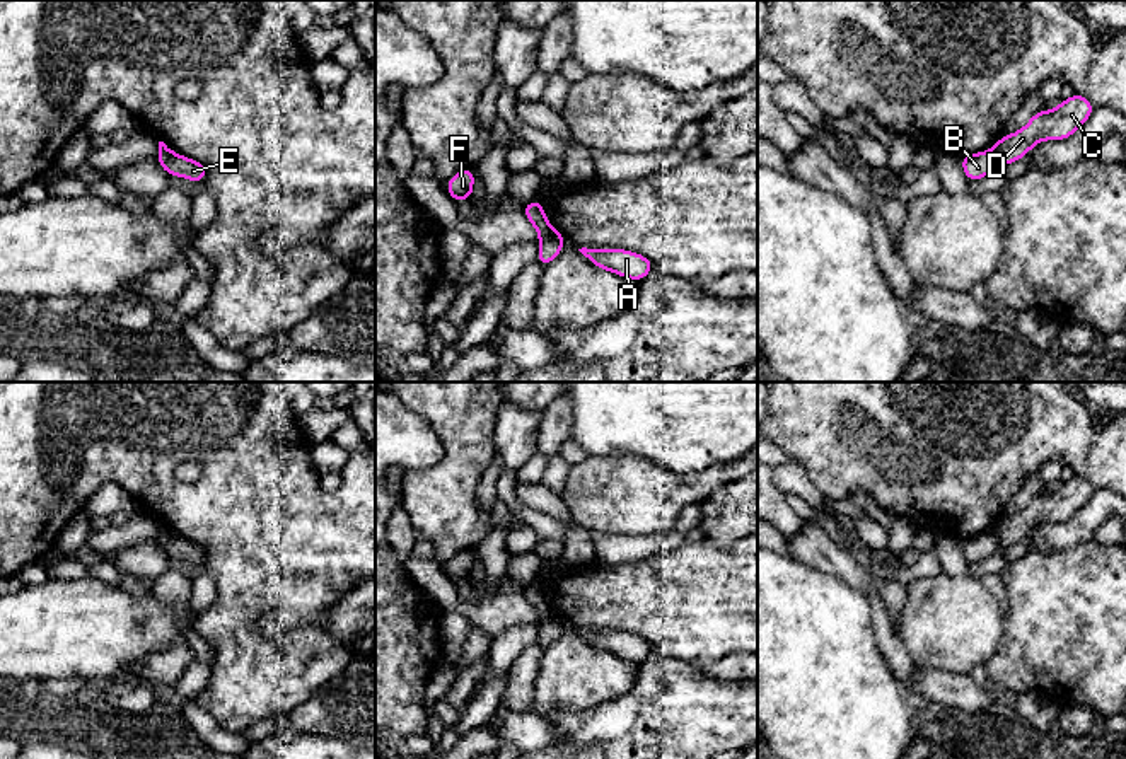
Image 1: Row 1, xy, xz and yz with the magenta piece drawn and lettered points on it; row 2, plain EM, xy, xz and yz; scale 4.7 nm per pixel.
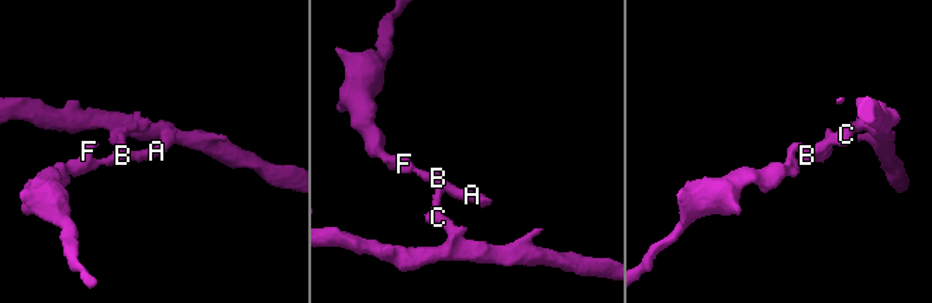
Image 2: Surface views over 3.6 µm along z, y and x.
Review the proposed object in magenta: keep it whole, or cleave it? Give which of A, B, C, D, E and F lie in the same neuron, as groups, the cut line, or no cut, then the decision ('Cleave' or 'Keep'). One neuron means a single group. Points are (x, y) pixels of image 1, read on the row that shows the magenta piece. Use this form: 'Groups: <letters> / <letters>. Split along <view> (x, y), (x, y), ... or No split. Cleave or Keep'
Groups: A B E F / C D. Split along xz (541, 237), (555, 237), (562, 244). Cleave

